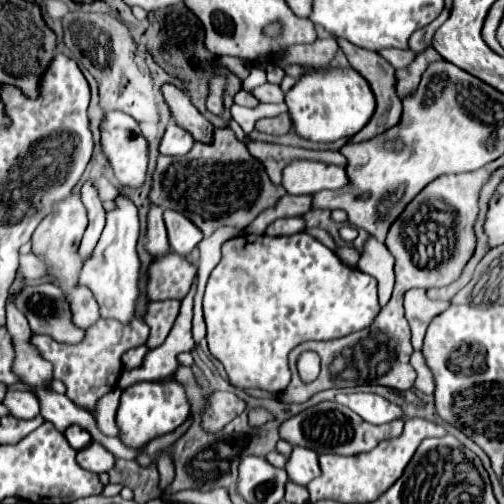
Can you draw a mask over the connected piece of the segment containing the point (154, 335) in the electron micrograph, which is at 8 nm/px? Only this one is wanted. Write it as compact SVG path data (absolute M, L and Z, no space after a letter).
M161 300L161 302L149 302L147 304L147 314L143 316L145 324L149 324L149 340L145 342L145 346L157 348L165 342L169 330L173 328L173 322L179 314L179 306L181 300Z

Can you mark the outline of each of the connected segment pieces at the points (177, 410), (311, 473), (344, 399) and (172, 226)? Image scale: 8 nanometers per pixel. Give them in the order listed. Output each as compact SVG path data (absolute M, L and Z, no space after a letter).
M177 380L169 382L137 382L123 390L121 404L117 410L117 428L121 442L129 448L141 450L147 442L179 428L189 416L189 402L183 386Z
M293 446L293 452L285 464L285 472L289 474L289 480L303 484L303 486L309 484L313 478L317 478L321 474L317 454L311 448Z
M355 387L340 389L335 402L351 408L369 424L385 424L389 420L403 418L403 412L397 404L385 400L379 394L357 392Z
M165 210L163 220L167 226L167 234L169 234L169 246L173 252L187 256L201 242L203 232L191 220L181 216L179 212Z

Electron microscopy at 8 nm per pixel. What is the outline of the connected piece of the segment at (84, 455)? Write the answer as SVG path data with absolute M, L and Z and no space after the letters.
M91 442L87 448L83 448L81 452L77 452L77 464L89 472L101 474L101 472L109 472L115 464L115 458L111 452L107 452L101 444Z

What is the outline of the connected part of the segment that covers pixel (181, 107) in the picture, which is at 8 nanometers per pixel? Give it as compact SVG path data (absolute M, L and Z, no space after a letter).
M163 84L161 92L177 126L185 128L199 142L213 140L213 124L193 106L191 98L183 90L173 84Z

